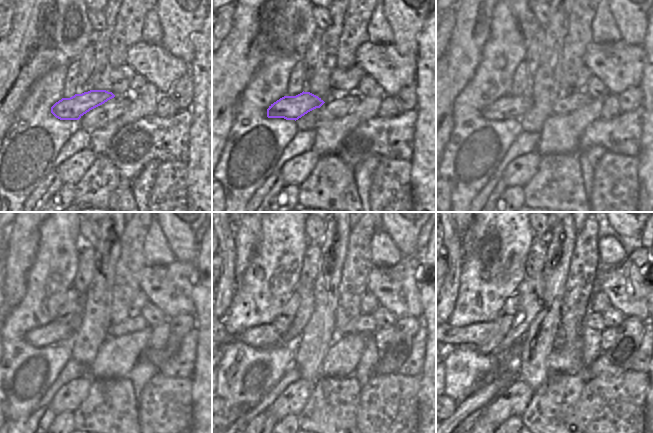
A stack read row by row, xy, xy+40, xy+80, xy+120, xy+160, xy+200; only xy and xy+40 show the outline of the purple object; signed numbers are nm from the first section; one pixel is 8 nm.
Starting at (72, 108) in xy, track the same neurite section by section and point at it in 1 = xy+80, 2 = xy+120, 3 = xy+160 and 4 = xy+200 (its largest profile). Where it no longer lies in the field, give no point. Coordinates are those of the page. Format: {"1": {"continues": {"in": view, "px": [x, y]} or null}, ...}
{"1": {"continues": {"in": "xy+80", "px": [507, 107]}}, "2": {"continues": {"in": "xy+120", "px": [55, 332]}}, "3": {"continues": {"in": "xy+160", "px": [264, 335]}}, "4": {"continues": {"in": "xy+200", "px": [475, 334]}}}

